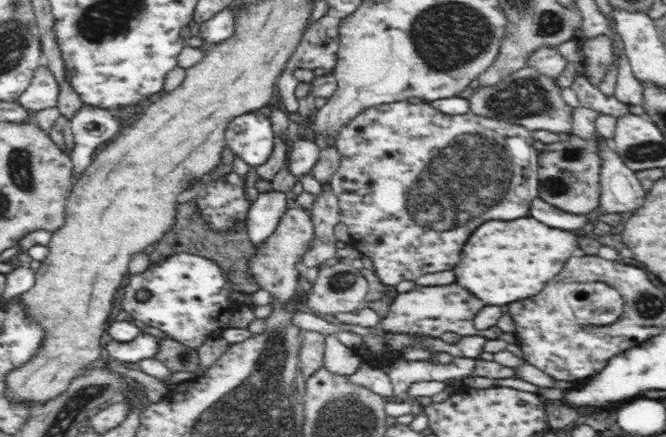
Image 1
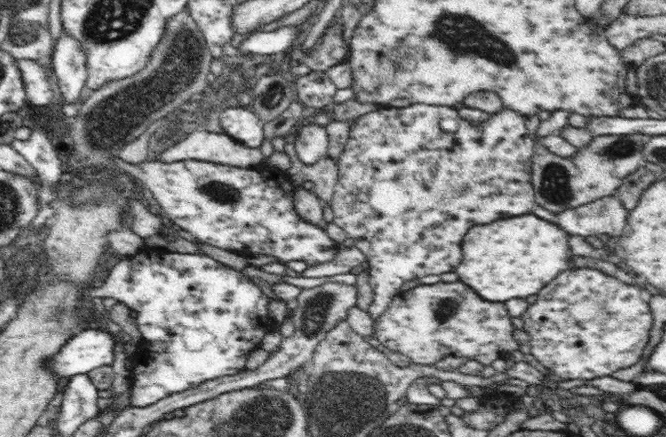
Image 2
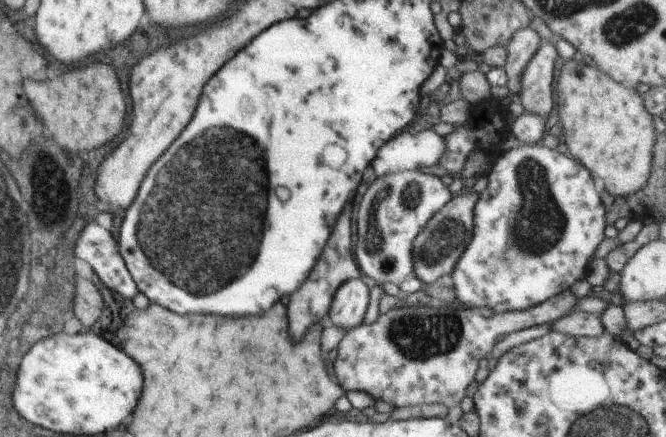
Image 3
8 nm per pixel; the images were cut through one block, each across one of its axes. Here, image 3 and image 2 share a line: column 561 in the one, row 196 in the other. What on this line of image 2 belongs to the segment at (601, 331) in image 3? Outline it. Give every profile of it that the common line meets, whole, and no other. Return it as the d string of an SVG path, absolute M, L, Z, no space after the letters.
M286 143L283 148L284 153L292 158L292 166L286 171L291 182L300 186L306 180L314 183L314 193L323 200L324 203L330 204L334 187L338 178L337 159L330 158L319 160L314 164L302 164L301 160L295 156L294 148L290 143Z

